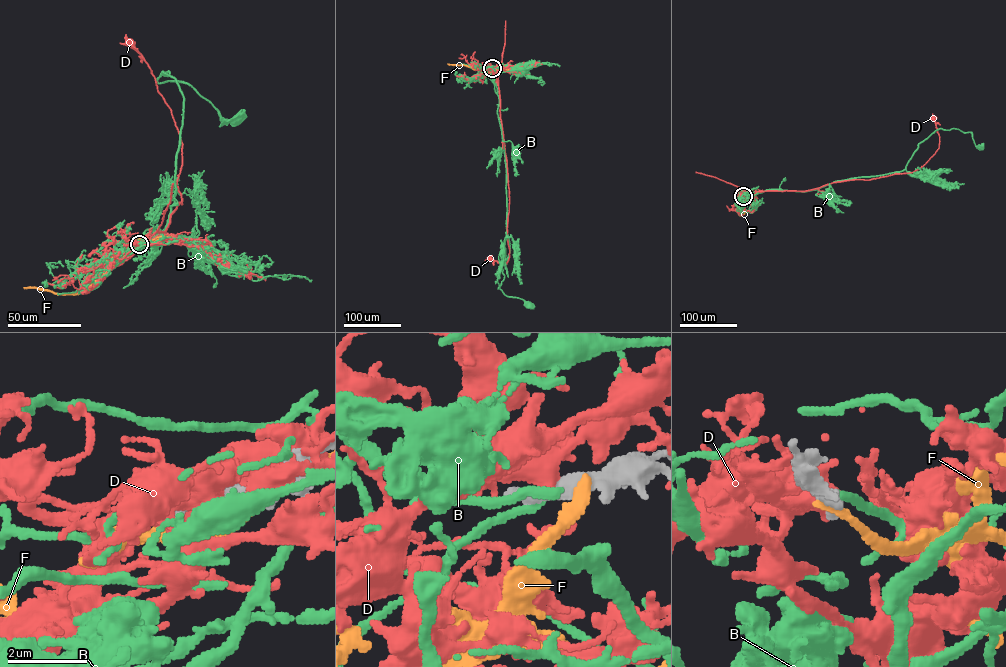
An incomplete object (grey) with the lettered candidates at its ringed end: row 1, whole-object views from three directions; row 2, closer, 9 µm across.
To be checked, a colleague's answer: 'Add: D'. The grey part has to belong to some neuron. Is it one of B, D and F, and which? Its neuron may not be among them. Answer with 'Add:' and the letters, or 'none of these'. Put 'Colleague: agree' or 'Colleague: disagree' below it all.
Add: none of these
Colleague: disagree

